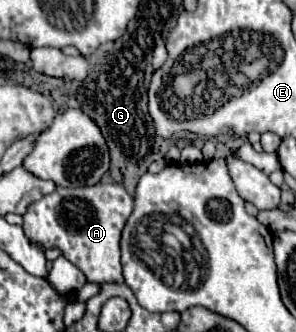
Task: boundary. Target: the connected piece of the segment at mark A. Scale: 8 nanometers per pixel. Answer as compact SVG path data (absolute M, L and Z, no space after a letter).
M97 183L93 187L61 189L55 187L51 195L41 197L23 215L23 229L27 237L41 243L45 249L59 247L69 261L73 261L93 283L123 283L121 281L121 229L133 211L133 197L123 185Z

